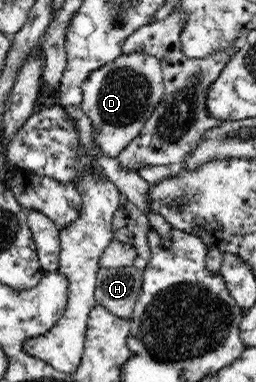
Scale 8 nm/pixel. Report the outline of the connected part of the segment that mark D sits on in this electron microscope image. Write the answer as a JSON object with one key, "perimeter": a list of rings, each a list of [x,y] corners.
{"perimeter":[[[147,53],[122,54],[117,60],[89,74],[82,84],[80,106],[93,123],[93,144],[101,150],[101,154],[117,158],[129,142],[138,137],[144,129],[163,93],[161,63]]]}

